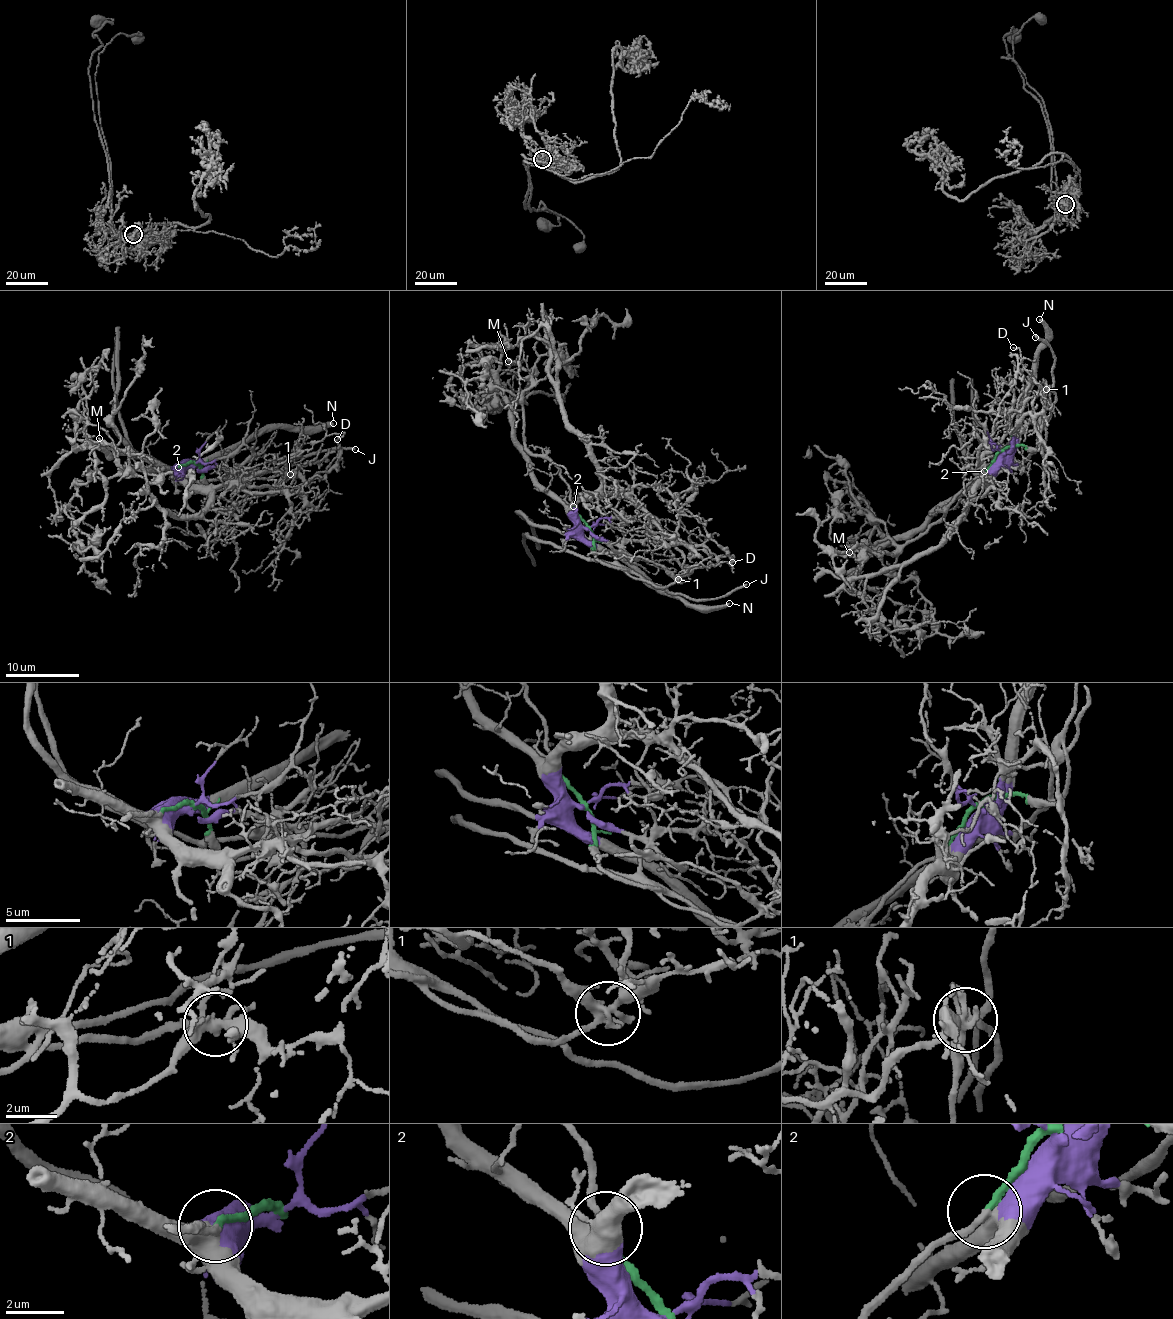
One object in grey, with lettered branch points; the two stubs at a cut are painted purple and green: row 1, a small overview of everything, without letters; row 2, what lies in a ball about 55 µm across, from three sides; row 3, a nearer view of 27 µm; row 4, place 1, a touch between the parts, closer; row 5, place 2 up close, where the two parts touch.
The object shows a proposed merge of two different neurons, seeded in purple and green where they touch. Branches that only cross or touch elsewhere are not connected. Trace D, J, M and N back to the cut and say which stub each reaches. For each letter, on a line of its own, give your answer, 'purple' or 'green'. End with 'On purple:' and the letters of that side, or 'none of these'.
D: green
J: green
M: green
N: purple
On purple: N

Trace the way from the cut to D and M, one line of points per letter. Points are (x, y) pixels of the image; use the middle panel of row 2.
D: (589, 528), (593, 548), (601, 561), (660, 588), (675, 583), (695, 568), (722, 562), (731, 567), (732, 563)
M: (589, 528), (554, 466), (524, 442), (520, 399), (533, 370), (507, 361)

